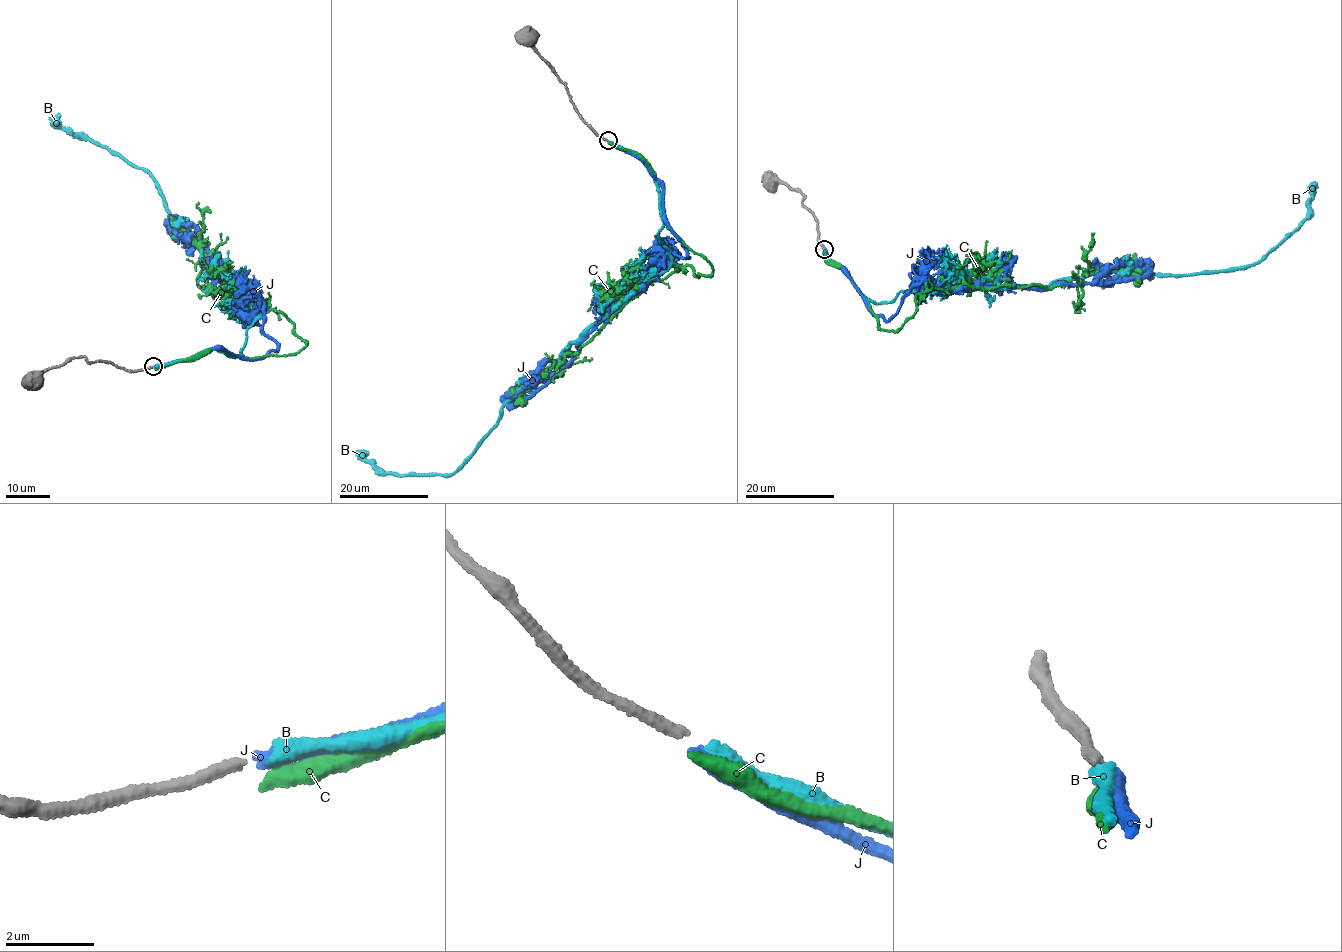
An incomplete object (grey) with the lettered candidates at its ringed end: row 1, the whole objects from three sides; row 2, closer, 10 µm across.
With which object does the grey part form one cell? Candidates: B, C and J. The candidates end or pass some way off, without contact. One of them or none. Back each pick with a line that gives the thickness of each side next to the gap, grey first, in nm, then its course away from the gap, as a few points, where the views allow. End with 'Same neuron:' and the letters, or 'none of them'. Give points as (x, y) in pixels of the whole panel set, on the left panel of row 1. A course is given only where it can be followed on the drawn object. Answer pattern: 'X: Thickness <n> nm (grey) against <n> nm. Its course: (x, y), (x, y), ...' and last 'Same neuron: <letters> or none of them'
B: Thickness 240 nm (grey) against 340 nm. Its course: (155, 366), (207, 349), (240, 355), (262, 313), (216, 280), (201, 251), (171, 227), (143, 168), (49, 117)
Same neuron: B

